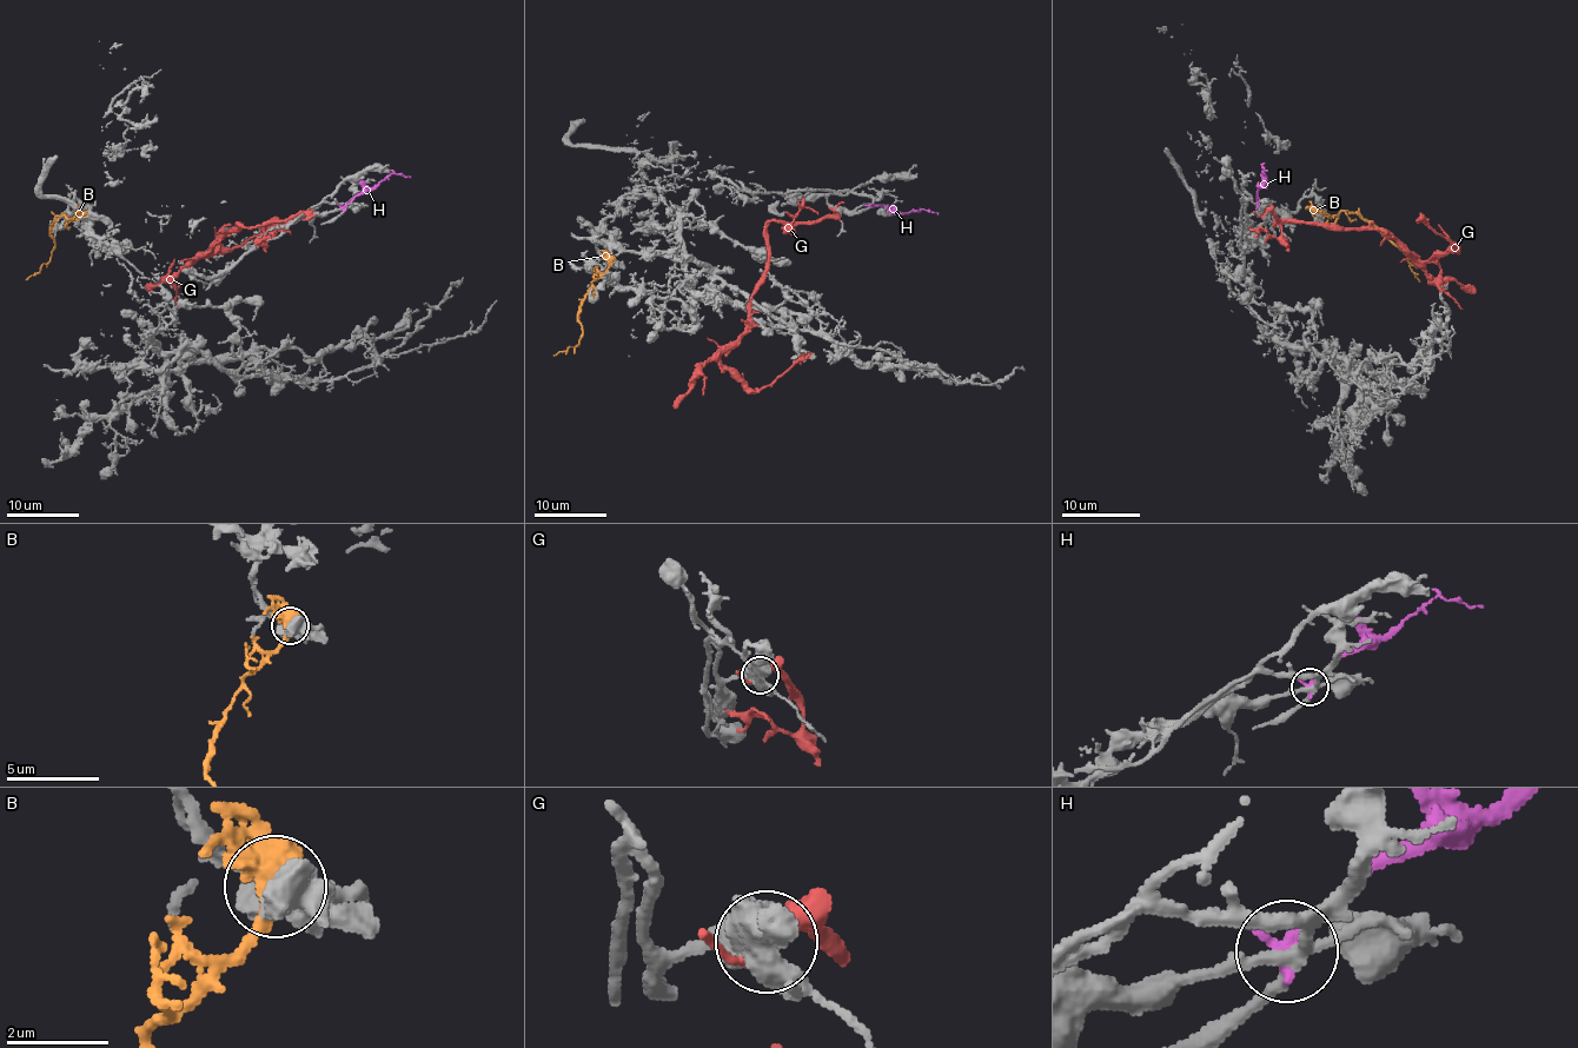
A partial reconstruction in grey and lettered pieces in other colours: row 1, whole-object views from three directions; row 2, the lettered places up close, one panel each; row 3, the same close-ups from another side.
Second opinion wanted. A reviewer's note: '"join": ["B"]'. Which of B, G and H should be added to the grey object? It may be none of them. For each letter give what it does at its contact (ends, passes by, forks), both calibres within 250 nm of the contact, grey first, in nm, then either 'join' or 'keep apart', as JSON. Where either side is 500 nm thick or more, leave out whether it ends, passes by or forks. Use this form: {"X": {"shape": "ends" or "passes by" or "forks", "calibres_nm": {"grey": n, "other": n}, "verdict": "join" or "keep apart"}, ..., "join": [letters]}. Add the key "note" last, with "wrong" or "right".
{"B": {"calibres_nm": {"grey": 480, "other": 550}, "verdict": "join"}, "G": {"calibres_nm": {"grey": 550, "other": 360}, "verdict": "keep apart"}, "H": {"shape": "ends", "calibres_nm": {"grey": 240, "other": 320}, "verdict": "keep apart"}, "join": ["B"], "note": "right"}

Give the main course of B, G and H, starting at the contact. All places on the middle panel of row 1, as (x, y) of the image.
B: (610, 262), (579, 307), (582, 337), (578, 344), (552, 355)
G: (834, 211), (769, 224), (750, 327), (720, 362), (761, 389), (813, 352)
H: (870, 206), (887, 206), (903, 213), (930, 210), (937, 214)

